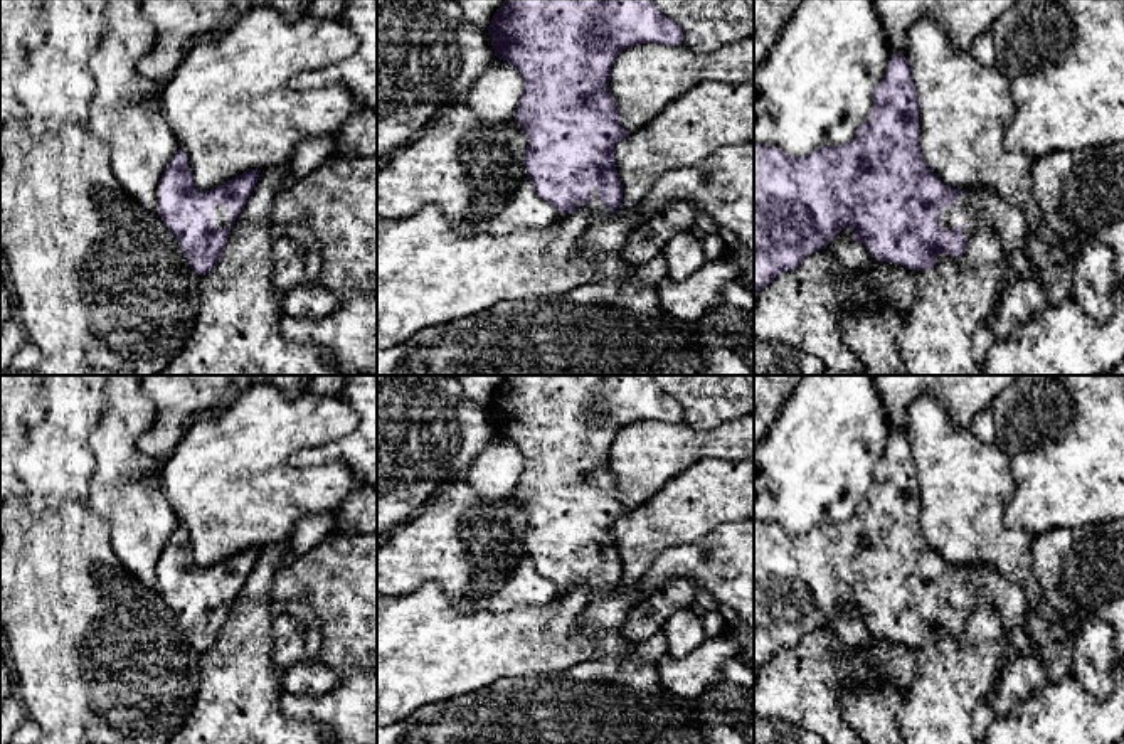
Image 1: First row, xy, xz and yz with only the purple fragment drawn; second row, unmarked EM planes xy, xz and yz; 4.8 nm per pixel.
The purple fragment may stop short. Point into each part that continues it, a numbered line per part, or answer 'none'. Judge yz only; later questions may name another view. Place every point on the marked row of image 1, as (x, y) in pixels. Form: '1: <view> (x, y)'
1: yz (980, 207)

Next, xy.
1: xy (221, 214)

